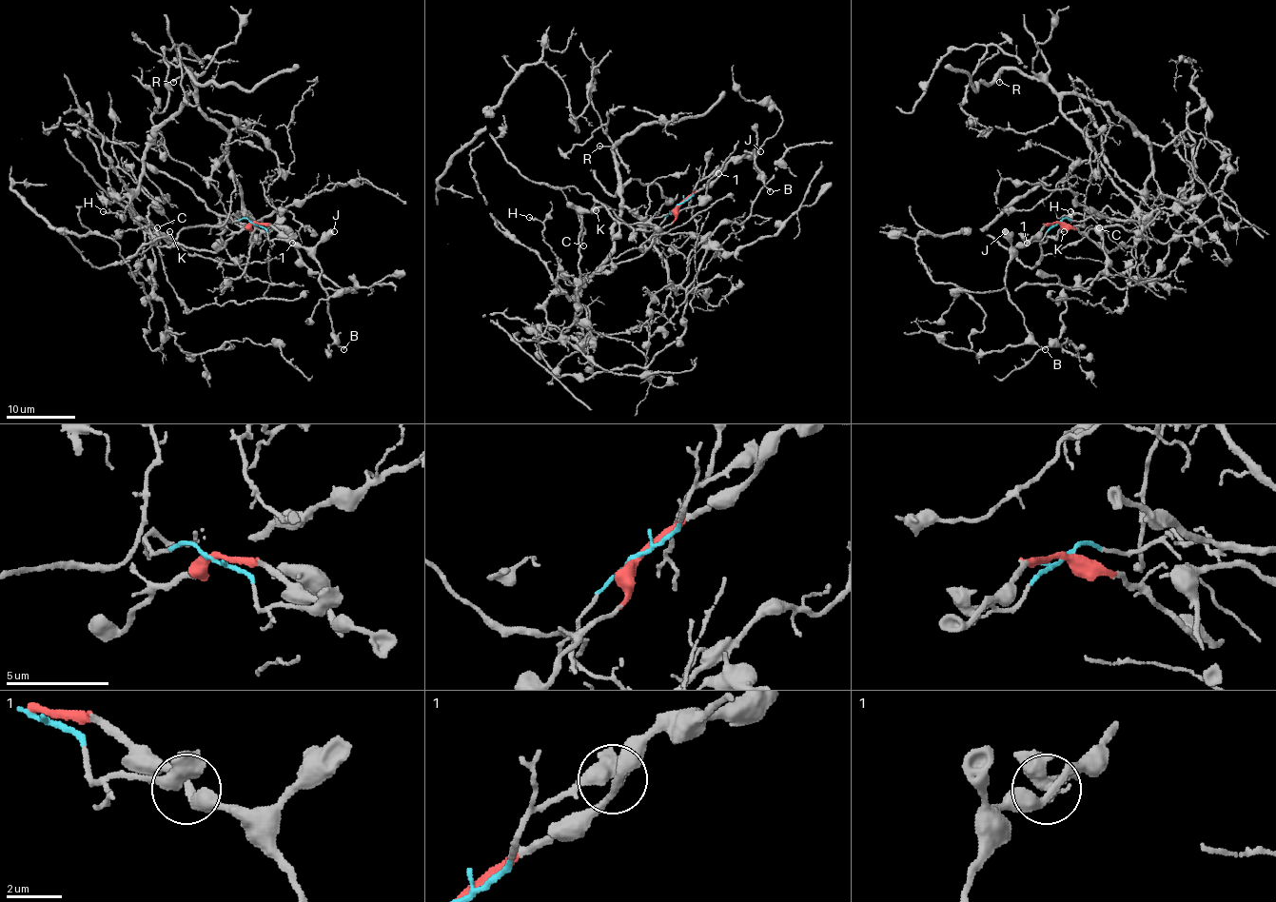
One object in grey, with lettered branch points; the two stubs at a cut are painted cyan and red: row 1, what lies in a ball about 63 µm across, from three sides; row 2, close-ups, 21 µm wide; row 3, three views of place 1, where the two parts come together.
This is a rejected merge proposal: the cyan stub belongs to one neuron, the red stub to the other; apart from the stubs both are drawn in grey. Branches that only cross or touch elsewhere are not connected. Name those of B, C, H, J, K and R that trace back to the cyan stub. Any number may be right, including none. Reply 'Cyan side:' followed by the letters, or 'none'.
Cyan side: H, R

